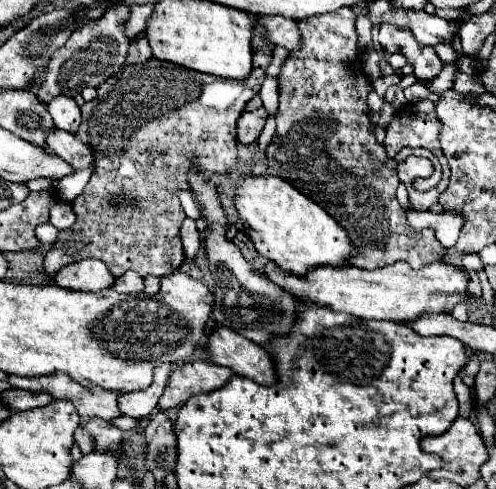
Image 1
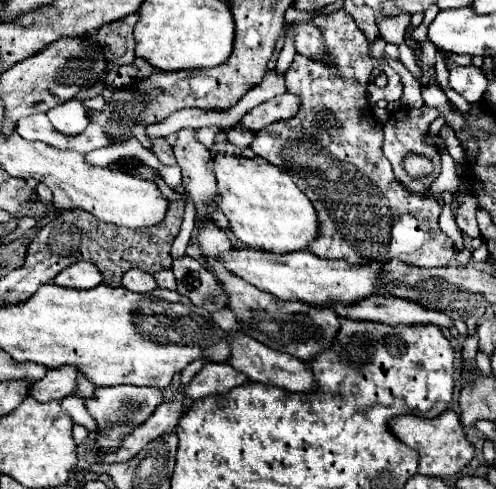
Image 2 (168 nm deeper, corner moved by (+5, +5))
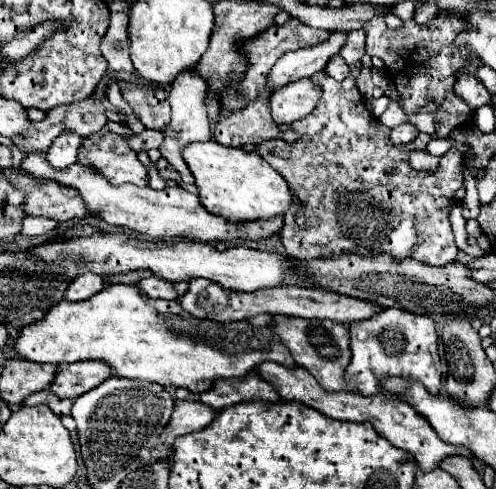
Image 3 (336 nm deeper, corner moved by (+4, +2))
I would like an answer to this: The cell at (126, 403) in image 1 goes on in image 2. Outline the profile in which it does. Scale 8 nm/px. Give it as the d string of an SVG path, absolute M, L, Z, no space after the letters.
M130 384L116 388L96 388L96 392L86 400L86 410L96 420L96 454L104 456L104 452L116 452L116 448L120 448L120 440L124 440L132 428L144 424L144 420L148 420L158 404L162 404L160 388L136 388Z

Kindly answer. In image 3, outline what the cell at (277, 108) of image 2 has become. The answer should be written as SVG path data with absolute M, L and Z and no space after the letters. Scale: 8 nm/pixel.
M299 79L297 83L289 83L281 91L275 91L271 95L269 103L273 121L277 125L293 123L309 115L309 111L313 111L313 107L317 105L317 99L319 91L317 87L313 87L313 83L309 83L309 79Z

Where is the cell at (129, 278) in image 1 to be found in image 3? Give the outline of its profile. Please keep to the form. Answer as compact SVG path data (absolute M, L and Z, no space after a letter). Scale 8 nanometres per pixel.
M149 277L149 279L141 279L139 289L149 295L149 297L159 297L159 299L177 299L177 293L173 289L173 285L165 279L159 277Z

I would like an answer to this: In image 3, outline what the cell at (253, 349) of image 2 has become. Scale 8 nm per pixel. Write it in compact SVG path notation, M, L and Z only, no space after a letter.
M263 361L257 367L255 373L261 379L265 379L267 383L271 383L283 399L301 401L301 403L305 403L309 407L315 407L317 411L321 411L321 413L325 413L333 419L369 421L381 437L385 437L389 443L393 443L393 447L399 447L399 449L405 449L405 451L413 453L423 473L429 473L429 471L437 469L441 465L441 459L447 459L447 457L453 457L453 455L463 455L467 459L473 457L467 447L449 445L449 443L441 441L439 435L435 433L435 429L429 425L429 421L423 415L419 415L413 407L409 407L407 403L401 403L401 401L395 401L395 399L385 399L383 395L361 397L361 395L347 393L347 391L325 391L305 367L289 369L285 365L275 363L275 361Z

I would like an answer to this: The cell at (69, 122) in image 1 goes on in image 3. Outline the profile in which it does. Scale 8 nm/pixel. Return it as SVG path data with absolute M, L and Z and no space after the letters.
M63 131L63 133L53 141L53 145L51 145L49 151L47 151L49 163L53 163L53 167L57 167L57 169L69 167L71 163L77 161L77 151L79 151L81 143L83 143L81 135L73 133L73 131Z

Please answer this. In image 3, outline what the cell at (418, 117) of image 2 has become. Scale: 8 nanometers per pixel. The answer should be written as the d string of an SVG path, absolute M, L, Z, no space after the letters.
M403 123L391 131L391 141L395 145L401 145L401 143L413 141L417 135L419 135L419 129L413 123Z

